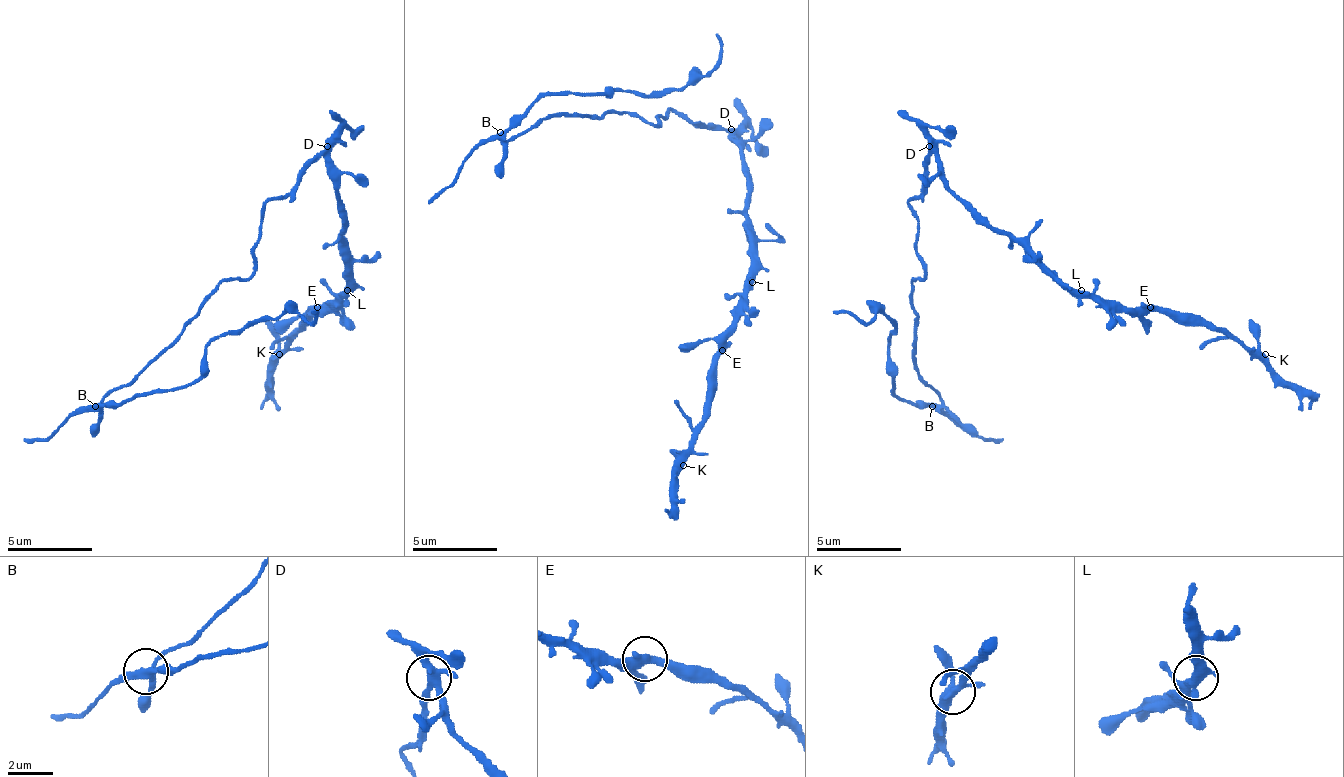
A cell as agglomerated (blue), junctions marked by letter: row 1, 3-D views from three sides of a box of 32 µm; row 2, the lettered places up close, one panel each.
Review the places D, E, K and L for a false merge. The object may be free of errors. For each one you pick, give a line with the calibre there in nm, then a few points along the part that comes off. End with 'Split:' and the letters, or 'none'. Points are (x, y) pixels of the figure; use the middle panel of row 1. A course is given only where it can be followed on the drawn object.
D: calibre 340 nm; course (730, 128), (624, 111), (547, 115), (504, 137), (547, 94), (683, 90), (718, 64), (718, 34)
Split: D

